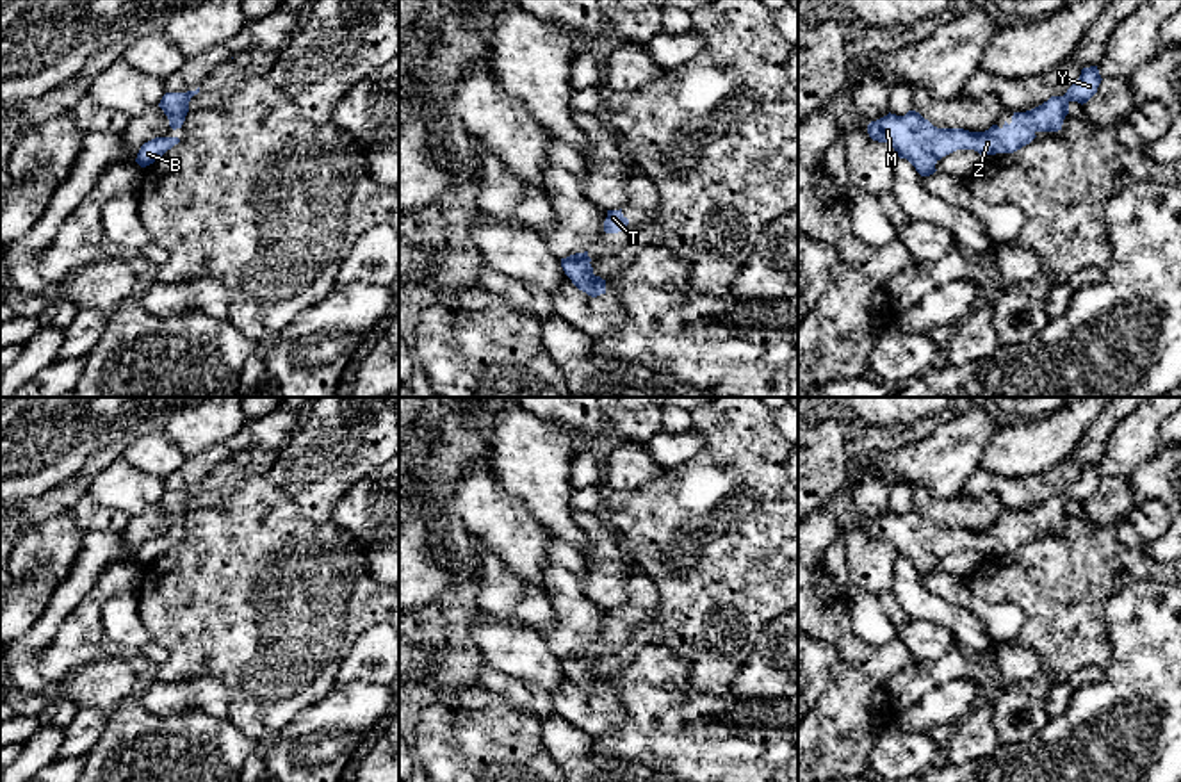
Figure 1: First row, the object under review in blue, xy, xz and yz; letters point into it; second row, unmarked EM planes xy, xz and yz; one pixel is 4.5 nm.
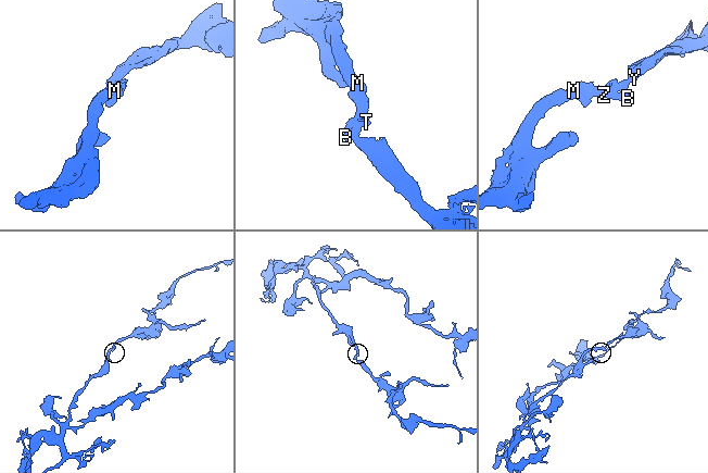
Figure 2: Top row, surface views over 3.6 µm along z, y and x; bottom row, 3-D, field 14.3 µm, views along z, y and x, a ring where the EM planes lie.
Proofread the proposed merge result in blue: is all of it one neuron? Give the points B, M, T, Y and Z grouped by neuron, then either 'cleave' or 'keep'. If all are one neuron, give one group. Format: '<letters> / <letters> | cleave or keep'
B M T Y Z | keep

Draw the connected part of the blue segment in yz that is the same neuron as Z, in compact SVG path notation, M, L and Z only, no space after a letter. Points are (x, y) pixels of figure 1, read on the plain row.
M1097 465L1083 467L1063 495L1051 495L1031 509L1014 511L1012 522L1005 520L1001 527L998 524L985 531L937 527L919 511L908 509L905 515L889 511L871 520L867 533L873 540L891 543L921 575L930 575L937 570L935 563L957 549L974 549L981 556L1014 552L1030 543L1037 531L1062 529L1069 502L1087 502L1097 492L1101 479Z

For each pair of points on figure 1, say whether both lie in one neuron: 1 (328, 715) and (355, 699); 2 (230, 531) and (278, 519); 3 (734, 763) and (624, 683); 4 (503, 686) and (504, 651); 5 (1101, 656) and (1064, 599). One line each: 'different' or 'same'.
1: same
2: same
3: same
4: different
5: same

